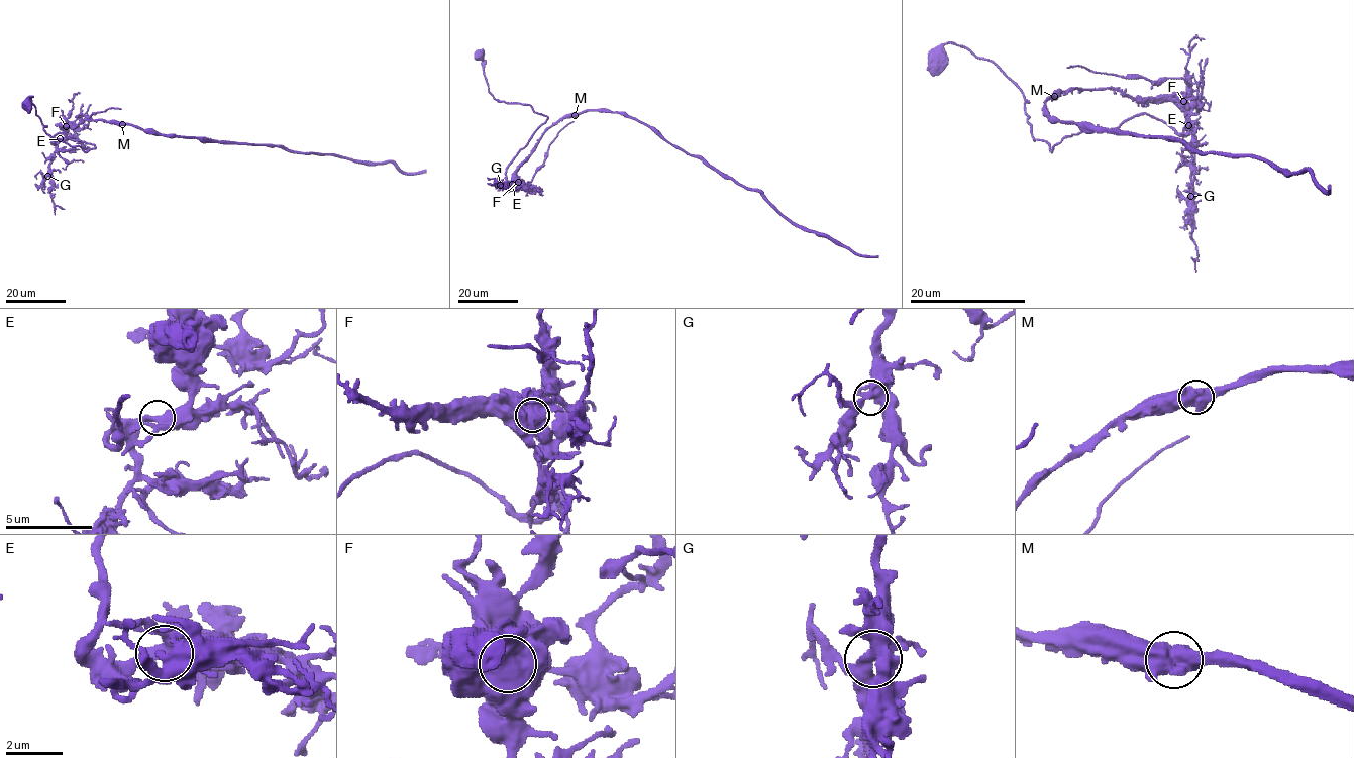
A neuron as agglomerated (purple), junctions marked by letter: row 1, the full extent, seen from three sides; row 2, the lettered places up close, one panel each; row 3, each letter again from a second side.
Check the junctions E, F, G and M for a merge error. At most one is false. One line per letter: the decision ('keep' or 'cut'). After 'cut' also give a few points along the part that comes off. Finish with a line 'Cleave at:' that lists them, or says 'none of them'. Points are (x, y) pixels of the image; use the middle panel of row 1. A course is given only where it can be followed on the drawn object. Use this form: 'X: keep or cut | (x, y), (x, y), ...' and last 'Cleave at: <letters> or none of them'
E: keep
F: cut | (517, 181), (507, 181), (506, 170), (547, 117), (529, 105), (494, 98), (489, 90), (481, 51)
G: keep
M: keep
Cleave at: F

